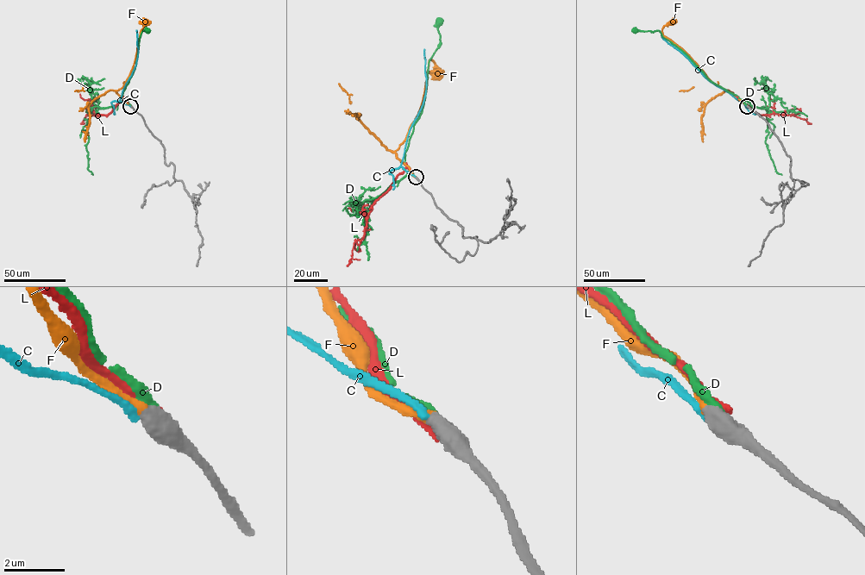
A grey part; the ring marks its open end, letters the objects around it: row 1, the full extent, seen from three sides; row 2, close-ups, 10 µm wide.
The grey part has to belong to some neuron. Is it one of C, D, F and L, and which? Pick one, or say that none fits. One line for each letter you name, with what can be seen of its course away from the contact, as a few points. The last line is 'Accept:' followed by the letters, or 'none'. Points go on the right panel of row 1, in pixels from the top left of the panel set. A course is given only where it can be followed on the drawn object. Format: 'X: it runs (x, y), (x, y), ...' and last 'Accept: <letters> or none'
F: it runs (747, 106), (729, 90), (712, 82), (683, 50), (663, 34), (663, 27), (673, 21)
Accept: F

